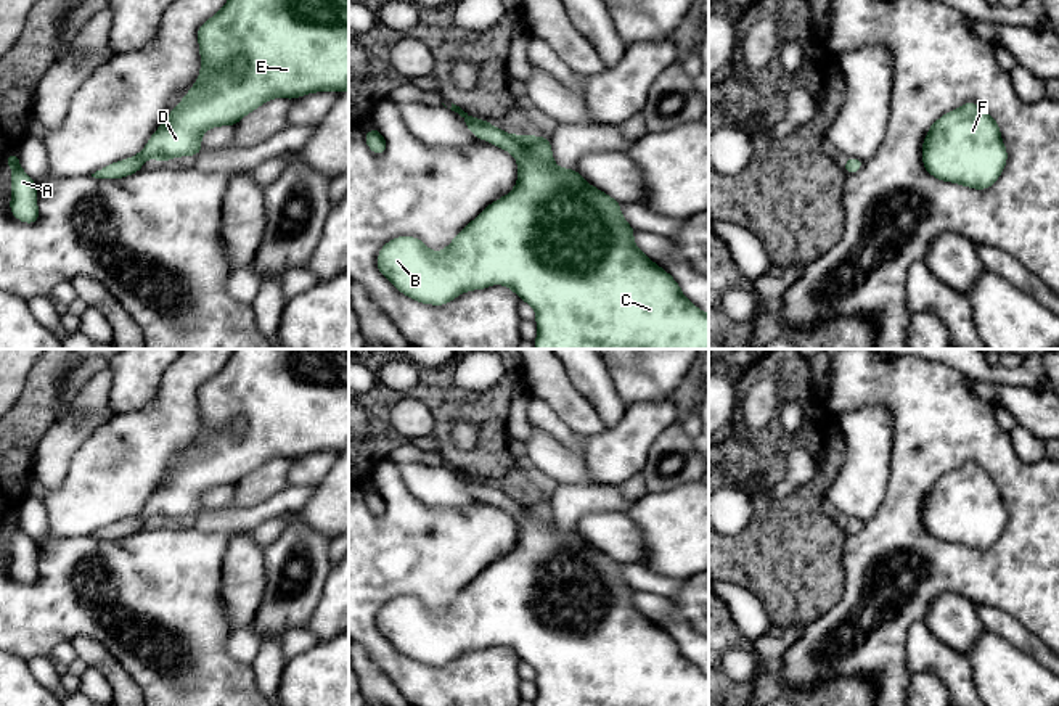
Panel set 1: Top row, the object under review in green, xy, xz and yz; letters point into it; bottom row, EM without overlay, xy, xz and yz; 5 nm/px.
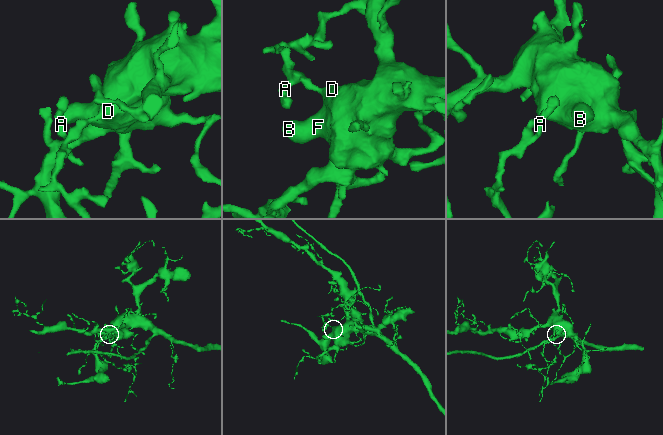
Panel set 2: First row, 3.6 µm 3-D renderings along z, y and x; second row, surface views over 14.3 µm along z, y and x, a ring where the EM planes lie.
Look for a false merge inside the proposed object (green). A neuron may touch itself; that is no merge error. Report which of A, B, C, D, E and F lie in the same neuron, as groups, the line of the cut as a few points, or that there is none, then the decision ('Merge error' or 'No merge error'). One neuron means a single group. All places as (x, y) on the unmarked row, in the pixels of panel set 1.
Groups: A B C D E F. No split. No merge error

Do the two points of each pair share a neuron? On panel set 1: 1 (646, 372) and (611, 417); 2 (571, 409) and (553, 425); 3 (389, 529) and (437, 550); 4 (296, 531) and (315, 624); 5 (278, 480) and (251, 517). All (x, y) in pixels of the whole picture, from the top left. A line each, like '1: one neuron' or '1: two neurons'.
1: two neurons
2: two neurons
3: one neuron
4: two neurons
5: two neurons

